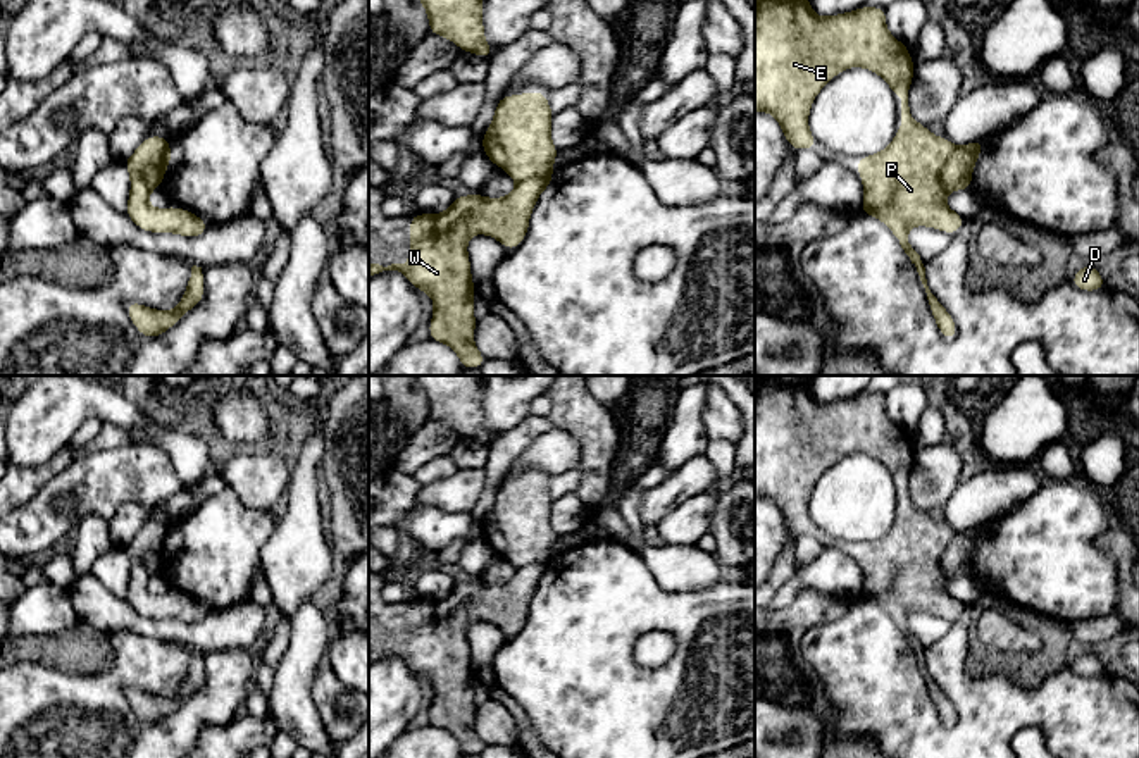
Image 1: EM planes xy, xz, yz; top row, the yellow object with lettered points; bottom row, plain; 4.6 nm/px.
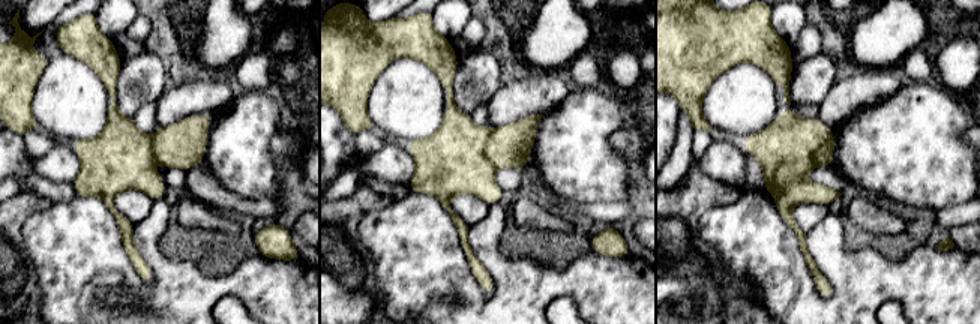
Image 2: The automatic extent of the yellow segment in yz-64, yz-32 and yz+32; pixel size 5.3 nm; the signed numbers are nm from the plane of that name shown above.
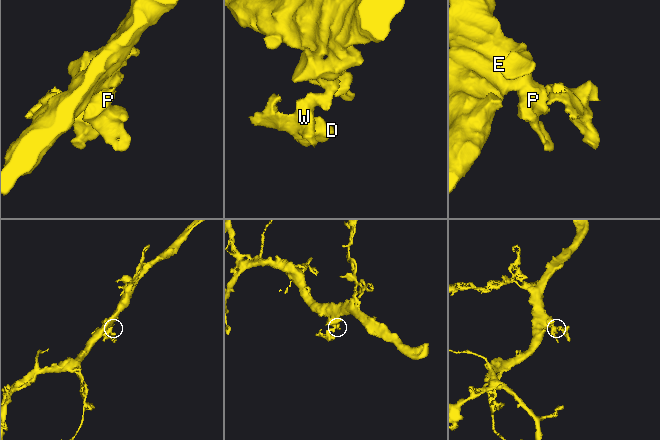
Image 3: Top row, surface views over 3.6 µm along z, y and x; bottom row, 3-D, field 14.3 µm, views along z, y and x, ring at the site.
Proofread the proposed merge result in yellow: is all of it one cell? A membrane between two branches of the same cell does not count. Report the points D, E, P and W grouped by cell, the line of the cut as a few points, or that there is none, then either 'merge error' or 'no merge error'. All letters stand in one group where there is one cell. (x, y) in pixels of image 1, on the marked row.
D W / E P | yz (955, 147), (941, 173), (941, 183), (948, 190) | merge error

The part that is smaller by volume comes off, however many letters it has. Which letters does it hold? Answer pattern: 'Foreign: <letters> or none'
Foreign: D, W

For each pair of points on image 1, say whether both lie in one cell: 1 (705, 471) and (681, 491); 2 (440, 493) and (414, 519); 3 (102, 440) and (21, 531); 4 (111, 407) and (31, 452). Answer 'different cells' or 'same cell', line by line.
1: same cell
2: different cells
3: different cells
4: same cell

